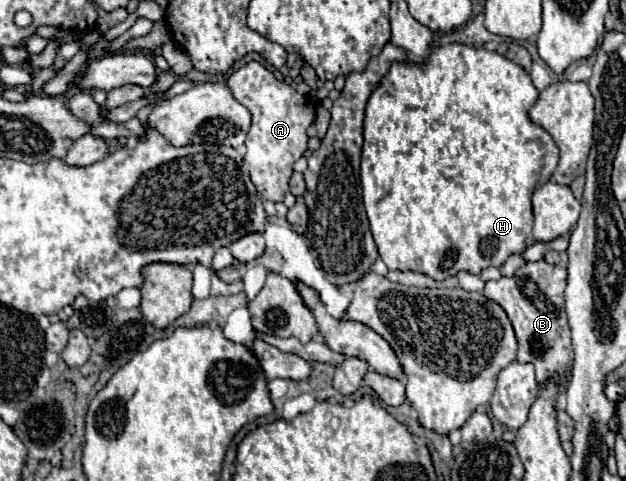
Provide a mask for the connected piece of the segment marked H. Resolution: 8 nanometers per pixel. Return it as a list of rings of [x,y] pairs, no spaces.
[[[449,43],[429,51],[427,63],[393,63],[379,85],[373,89],[367,107],[365,107],[365,121],[363,121],[363,149],[361,149],[361,187],[363,187],[363,203],[371,223],[371,233],[375,245],[379,249],[381,259],[385,265],[395,271],[421,271],[437,281],[457,275],[459,271],[469,271],[479,275],[485,267],[501,267],[503,261],[513,255],[521,253],[527,247],[527,235],[531,235],[533,227],[533,209],[531,209],[531,193],[537,185],[549,181],[553,169],[559,163],[559,149],[551,135],[535,125],[529,119],[529,109],[537,101],[539,91],[531,83],[531,77],[523,67],[509,61],[507,57],[499,55],[497,51],[491,53],[485,47],[471,47],[463,43]]]

